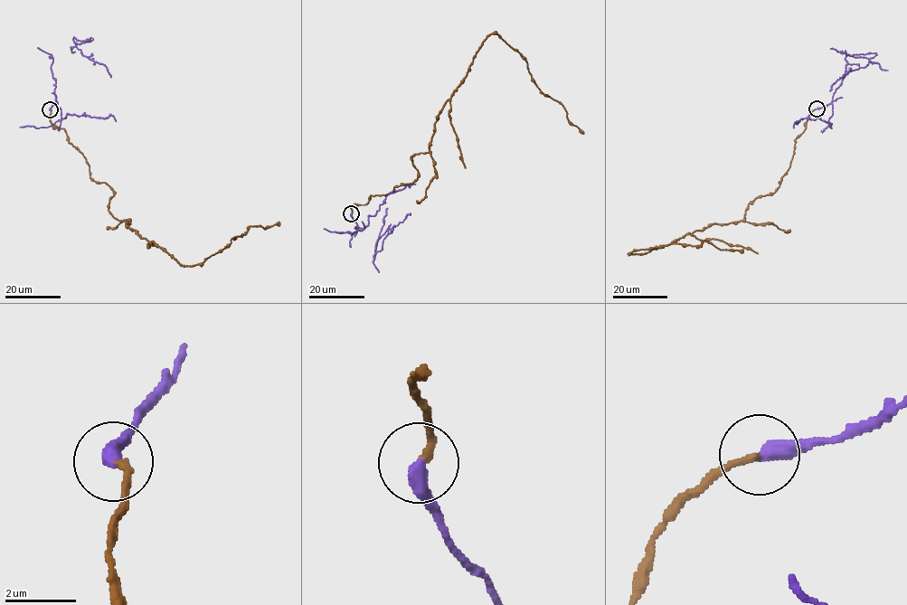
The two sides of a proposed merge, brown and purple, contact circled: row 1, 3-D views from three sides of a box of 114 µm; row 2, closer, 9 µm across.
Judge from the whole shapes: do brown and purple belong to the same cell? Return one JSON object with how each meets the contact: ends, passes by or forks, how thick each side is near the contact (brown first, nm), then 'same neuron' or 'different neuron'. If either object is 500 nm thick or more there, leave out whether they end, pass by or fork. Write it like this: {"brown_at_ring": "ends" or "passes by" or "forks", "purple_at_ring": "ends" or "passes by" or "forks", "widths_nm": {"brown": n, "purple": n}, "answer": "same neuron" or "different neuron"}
{"brown_at_ring": "ends", "purple_at_ring": "ends", "widths_nm": {"brown": 200, "purple": 440}, "answer": "different neuron"}

